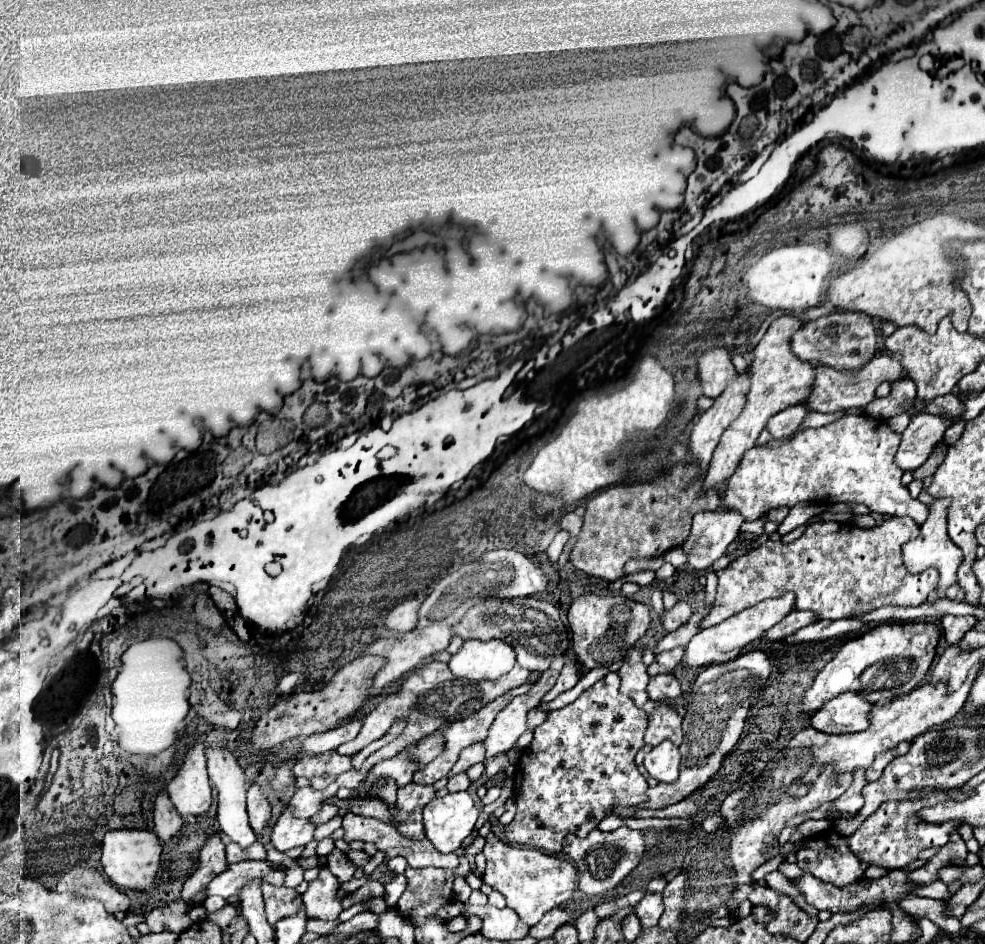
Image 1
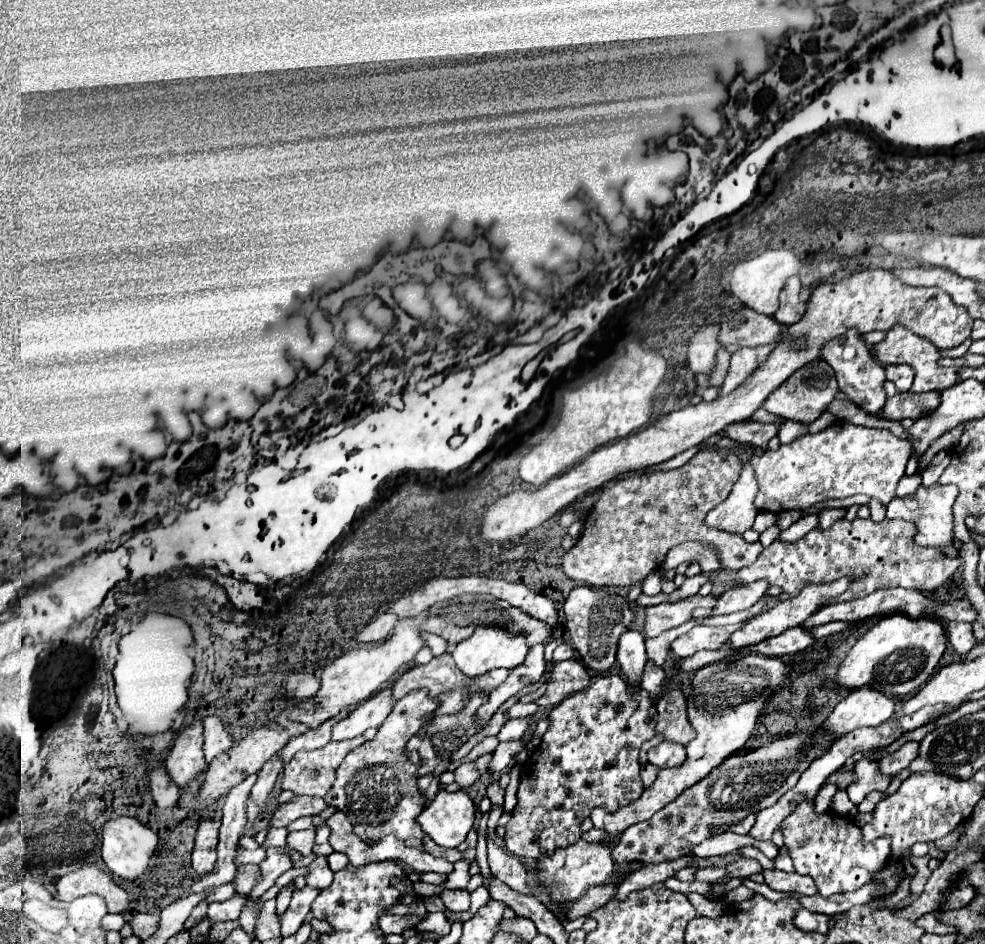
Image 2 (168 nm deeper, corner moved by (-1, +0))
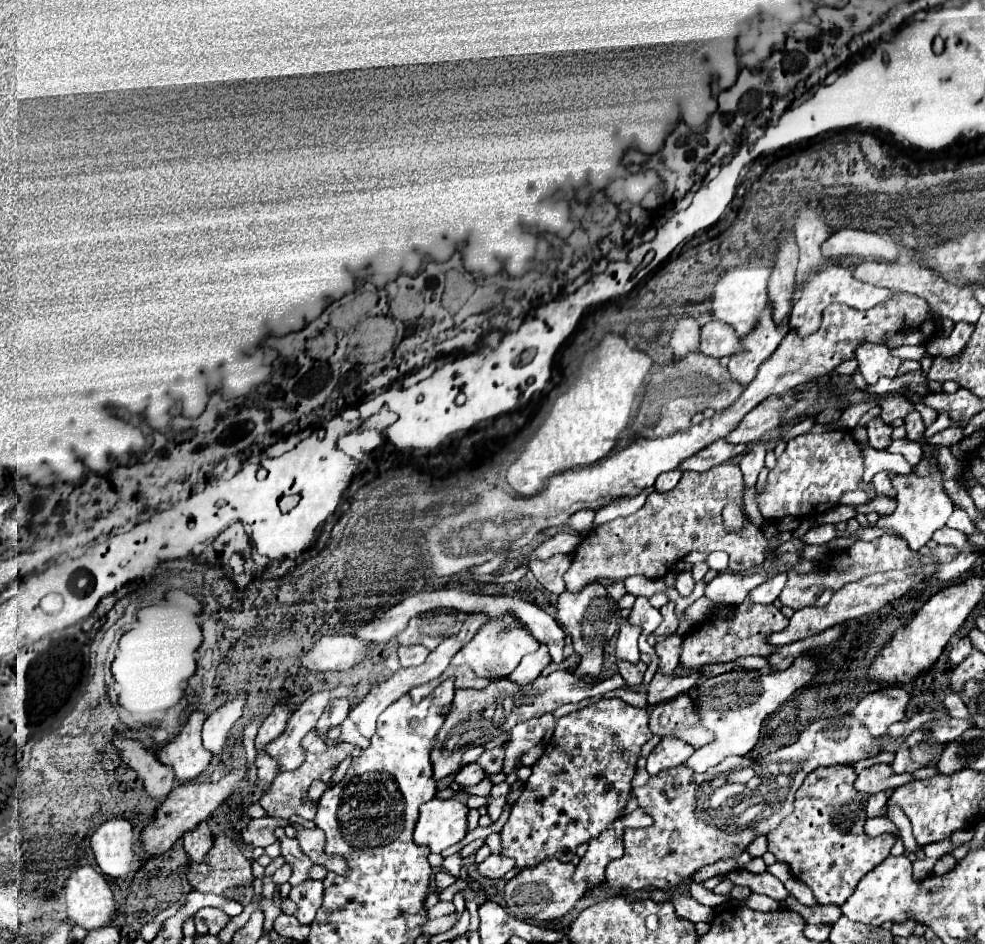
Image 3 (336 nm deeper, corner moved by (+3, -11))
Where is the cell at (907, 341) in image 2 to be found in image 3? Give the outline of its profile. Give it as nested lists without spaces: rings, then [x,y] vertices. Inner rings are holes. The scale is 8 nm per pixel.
[[[863,343],[855,349],[859,371],[869,385],[875,385],[879,377],[895,377],[901,359],[891,357],[889,349],[879,343]]]

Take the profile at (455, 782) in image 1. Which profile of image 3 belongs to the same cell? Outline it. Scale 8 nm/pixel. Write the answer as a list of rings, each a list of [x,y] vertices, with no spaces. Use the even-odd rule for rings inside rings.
[[[469,763],[455,775],[455,781],[463,787],[473,787],[483,779],[485,779],[485,771],[479,767],[479,763]]]

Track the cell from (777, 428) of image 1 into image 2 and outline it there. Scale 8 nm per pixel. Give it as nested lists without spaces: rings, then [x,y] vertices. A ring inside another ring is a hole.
[[[737,422],[737,424],[731,424],[727,430],[725,430],[725,436],[735,440],[735,442],[745,442],[745,444],[755,444],[755,446],[761,446],[761,448],[767,448],[767,442],[777,436],[781,424],[777,422]]]

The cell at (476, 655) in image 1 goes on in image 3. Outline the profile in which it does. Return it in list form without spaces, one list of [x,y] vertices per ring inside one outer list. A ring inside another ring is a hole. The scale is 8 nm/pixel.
[[[503,615],[499,619],[489,619],[477,633],[475,637],[457,651],[457,655],[453,657],[451,665],[469,665],[479,677],[485,677],[489,681],[495,679],[503,679],[507,677],[517,665],[519,661],[527,655],[527,653],[535,653],[539,649],[539,641],[533,639],[533,635],[513,617],[513,615]]]

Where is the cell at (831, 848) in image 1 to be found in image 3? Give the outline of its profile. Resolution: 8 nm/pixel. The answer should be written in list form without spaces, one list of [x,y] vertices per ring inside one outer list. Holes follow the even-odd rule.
[[[831,765],[831,767],[817,767],[807,775],[803,785],[799,787],[795,795],[795,811],[781,821],[777,829],[773,829],[769,839],[769,851],[777,857],[777,861],[783,861],[791,867],[791,873],[797,881],[811,887],[815,899],[823,905],[843,905],[849,895],[855,891],[857,883],[865,873],[869,873],[873,867],[883,863],[889,855],[889,849],[895,843],[895,837],[891,833],[883,833],[879,837],[865,835],[863,827],[867,821],[867,795],[859,793],[853,783],[857,779],[857,773],[851,765]]]

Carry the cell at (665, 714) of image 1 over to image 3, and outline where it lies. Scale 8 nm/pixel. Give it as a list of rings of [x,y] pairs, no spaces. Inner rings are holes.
[[[679,695],[665,703],[659,703],[651,711],[649,727],[655,735],[675,735],[681,741],[687,741],[695,749],[711,743],[713,735],[699,723],[699,713],[689,695]]]

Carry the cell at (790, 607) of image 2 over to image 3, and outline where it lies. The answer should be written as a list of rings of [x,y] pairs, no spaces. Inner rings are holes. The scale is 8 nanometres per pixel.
[[[935,565],[907,567],[907,569],[901,569],[901,571],[887,571],[887,573],[867,575],[863,579],[855,581],[855,583],[847,583],[839,591],[833,593],[829,605],[825,605],[825,607],[803,607],[803,609],[795,611],[795,615],[791,617],[791,625],[781,633],[773,633],[769,637],[769,643],[771,645],[775,643],[775,647],[789,645],[789,643],[813,637],[813,635],[817,635],[817,633],[821,633],[821,631],[825,631],[829,627],[841,625],[841,623],[845,623],[849,619],[859,619],[861,615],[875,613],[877,609],[885,607],[887,603],[901,599],[907,591],[911,591],[915,585],[919,585],[923,581],[923,575],[931,575],[931,571],[935,571]]]

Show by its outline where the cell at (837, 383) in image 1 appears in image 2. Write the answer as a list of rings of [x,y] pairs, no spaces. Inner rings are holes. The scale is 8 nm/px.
[[[813,360],[811,364],[805,364],[803,368],[799,368],[791,378],[787,378],[787,382],[781,384],[765,400],[763,408],[775,416],[781,416],[783,420],[797,420],[803,424],[811,424],[835,400],[837,394],[839,394],[839,386],[837,386],[835,372],[831,370],[831,366],[825,360]]]

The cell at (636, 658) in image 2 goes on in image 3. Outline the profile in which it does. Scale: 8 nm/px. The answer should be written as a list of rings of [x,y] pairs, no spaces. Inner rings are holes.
[[[623,623],[619,627],[619,635],[617,635],[615,657],[617,659],[625,659],[629,663],[637,663],[639,661],[639,649],[637,649],[639,635],[641,635],[639,627],[635,627],[631,623]]]

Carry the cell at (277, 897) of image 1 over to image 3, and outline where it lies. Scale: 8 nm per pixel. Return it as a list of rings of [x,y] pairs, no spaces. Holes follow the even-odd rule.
[[[219,835],[213,839],[213,847],[203,863],[187,865],[187,879],[199,893],[221,895],[229,887],[249,885],[253,875],[251,863],[243,857],[235,839]]]

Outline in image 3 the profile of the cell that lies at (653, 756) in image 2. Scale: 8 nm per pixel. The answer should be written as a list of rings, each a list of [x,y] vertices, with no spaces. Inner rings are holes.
[[[667,735],[647,757],[647,771],[649,775],[657,775],[659,771],[683,765],[693,755],[693,751],[695,749],[689,743],[683,743],[673,735]]]

